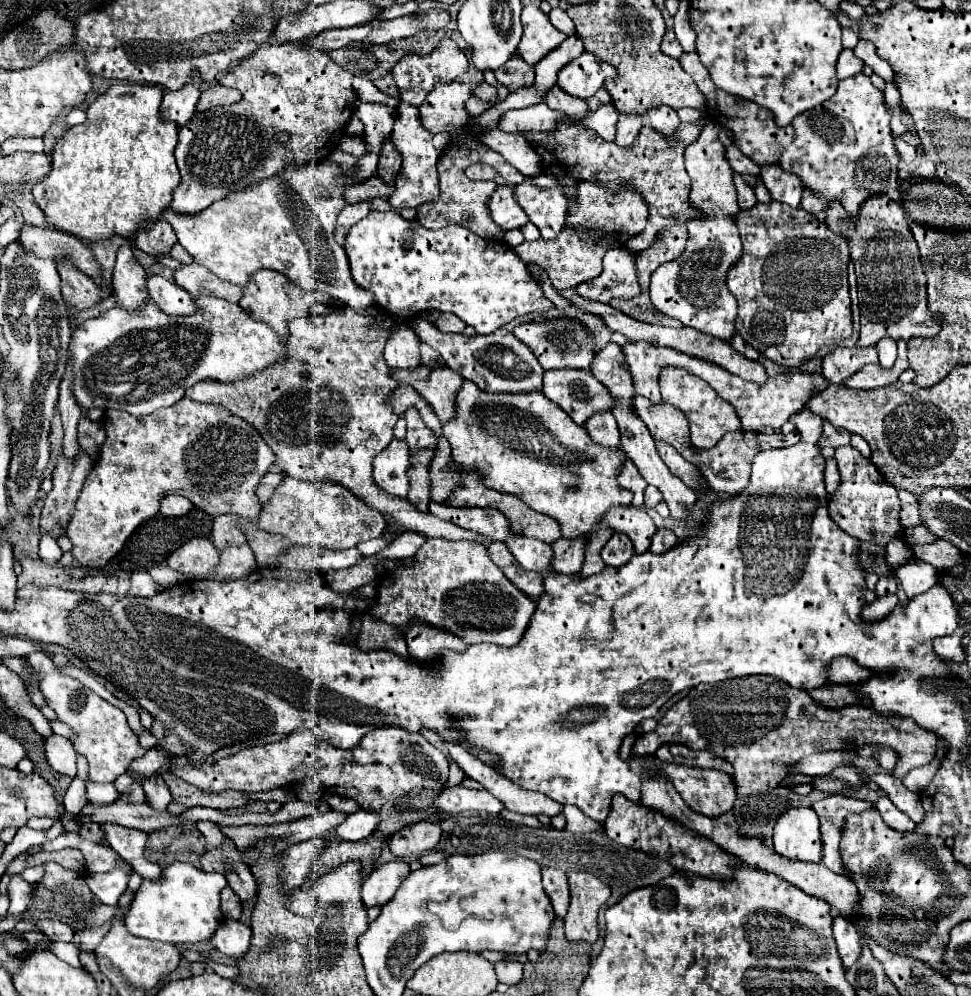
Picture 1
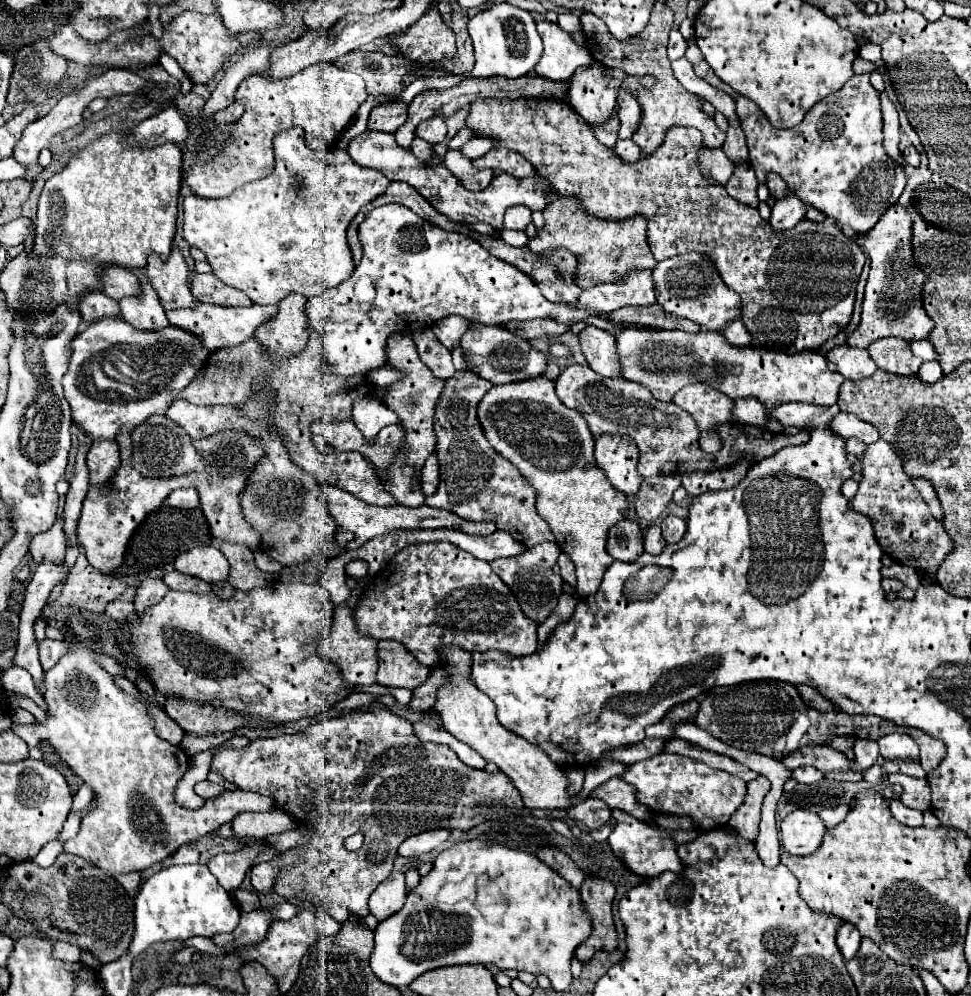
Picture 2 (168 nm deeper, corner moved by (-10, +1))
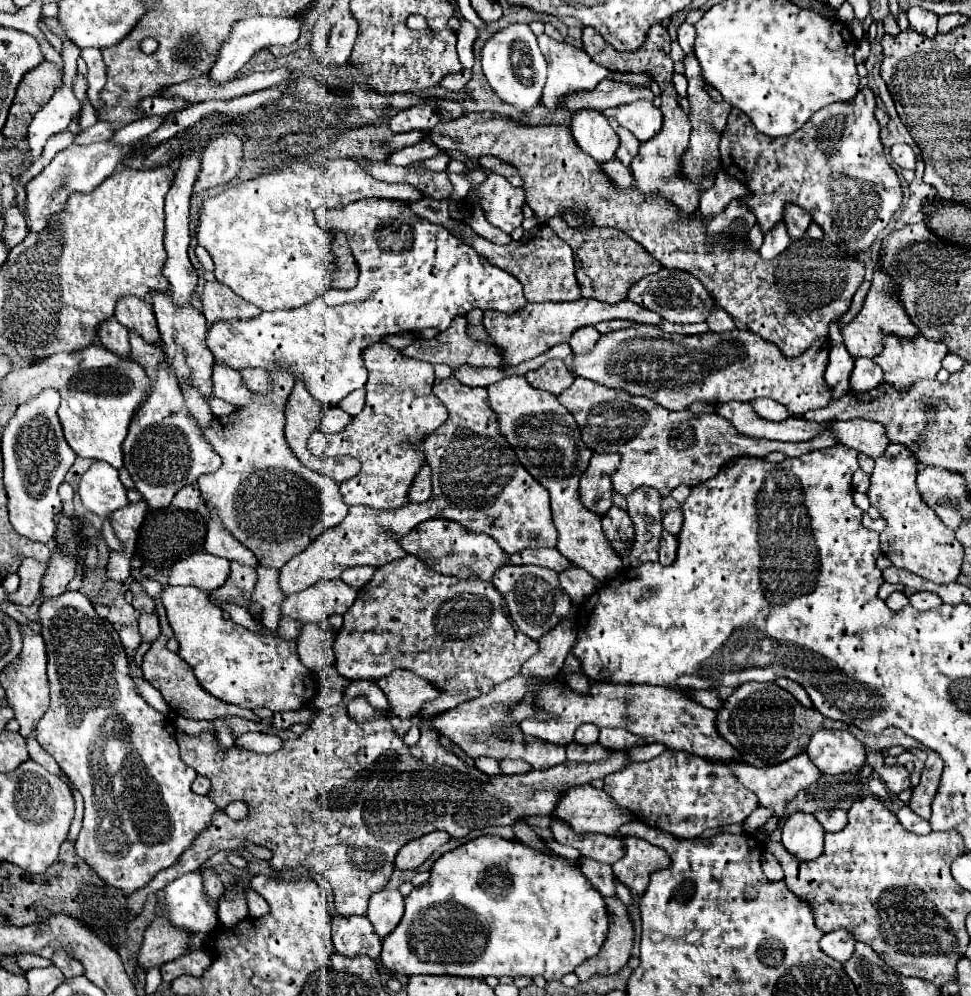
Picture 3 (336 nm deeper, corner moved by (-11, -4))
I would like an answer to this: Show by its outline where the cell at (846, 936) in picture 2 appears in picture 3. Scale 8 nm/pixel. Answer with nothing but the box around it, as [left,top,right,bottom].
[818,930,854,962]

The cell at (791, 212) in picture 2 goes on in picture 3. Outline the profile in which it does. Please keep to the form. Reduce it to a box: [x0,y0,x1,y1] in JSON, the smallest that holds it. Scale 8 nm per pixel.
[758,222,790,260]

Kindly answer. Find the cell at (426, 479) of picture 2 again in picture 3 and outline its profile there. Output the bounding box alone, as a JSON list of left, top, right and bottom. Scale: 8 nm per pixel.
[408,464,432,502]

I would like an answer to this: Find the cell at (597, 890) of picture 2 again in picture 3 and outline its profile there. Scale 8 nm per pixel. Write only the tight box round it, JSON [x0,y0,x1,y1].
[574,898,634,980]

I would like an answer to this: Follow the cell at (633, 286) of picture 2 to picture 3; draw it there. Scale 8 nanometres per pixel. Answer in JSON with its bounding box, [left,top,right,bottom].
[402,300,664,370]

